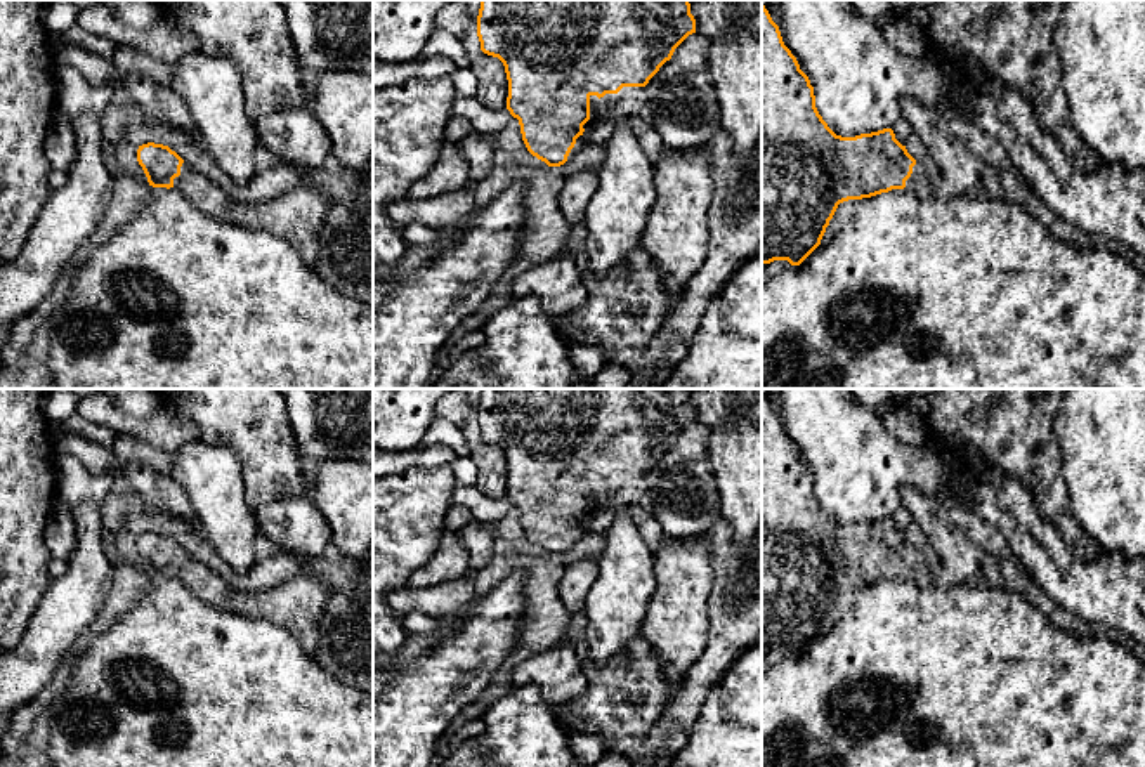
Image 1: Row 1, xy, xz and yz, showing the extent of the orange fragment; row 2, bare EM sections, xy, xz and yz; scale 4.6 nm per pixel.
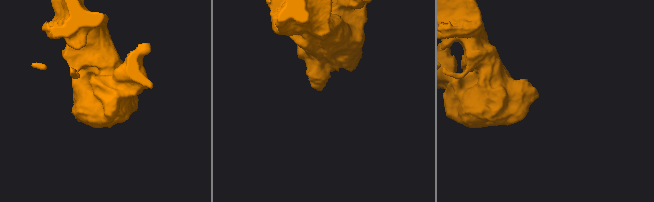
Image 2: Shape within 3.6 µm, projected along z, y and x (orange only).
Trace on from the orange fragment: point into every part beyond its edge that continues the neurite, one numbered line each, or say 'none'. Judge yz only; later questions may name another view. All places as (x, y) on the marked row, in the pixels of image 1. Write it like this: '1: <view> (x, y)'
1: yz (918, 183)

